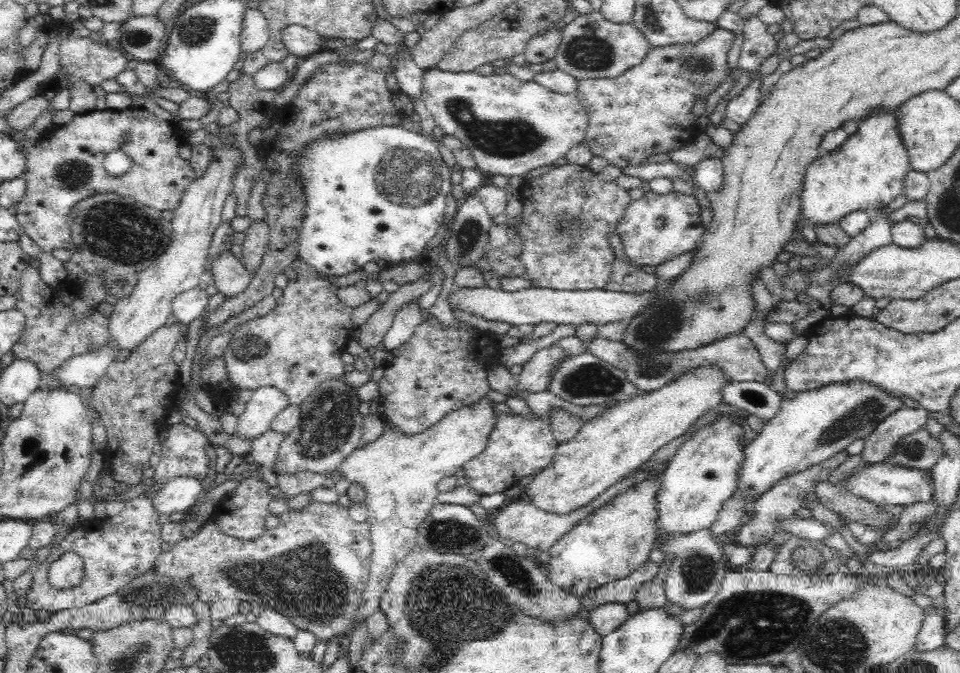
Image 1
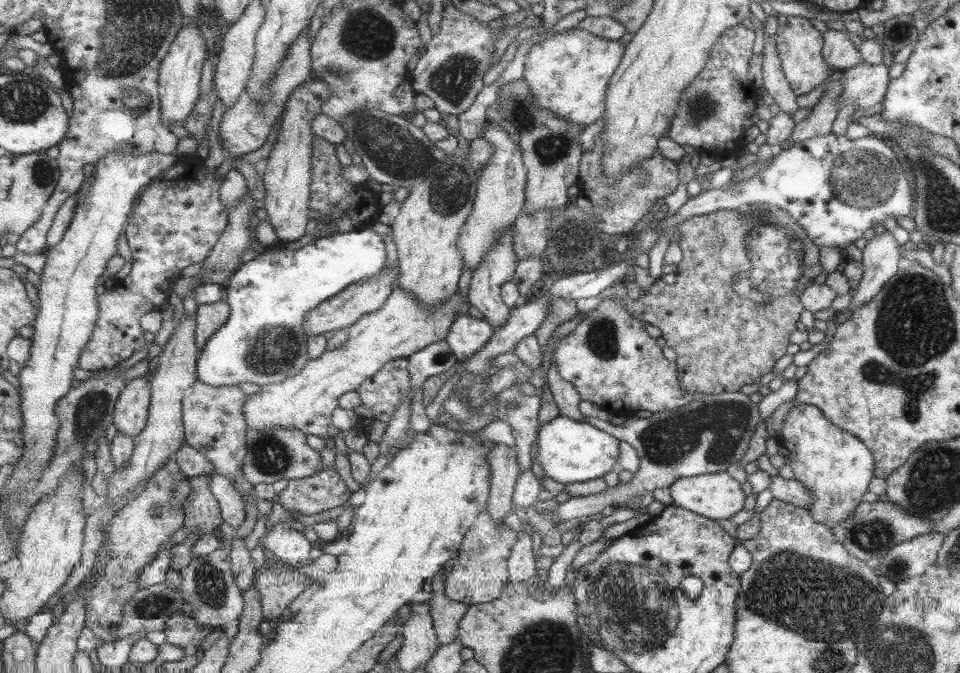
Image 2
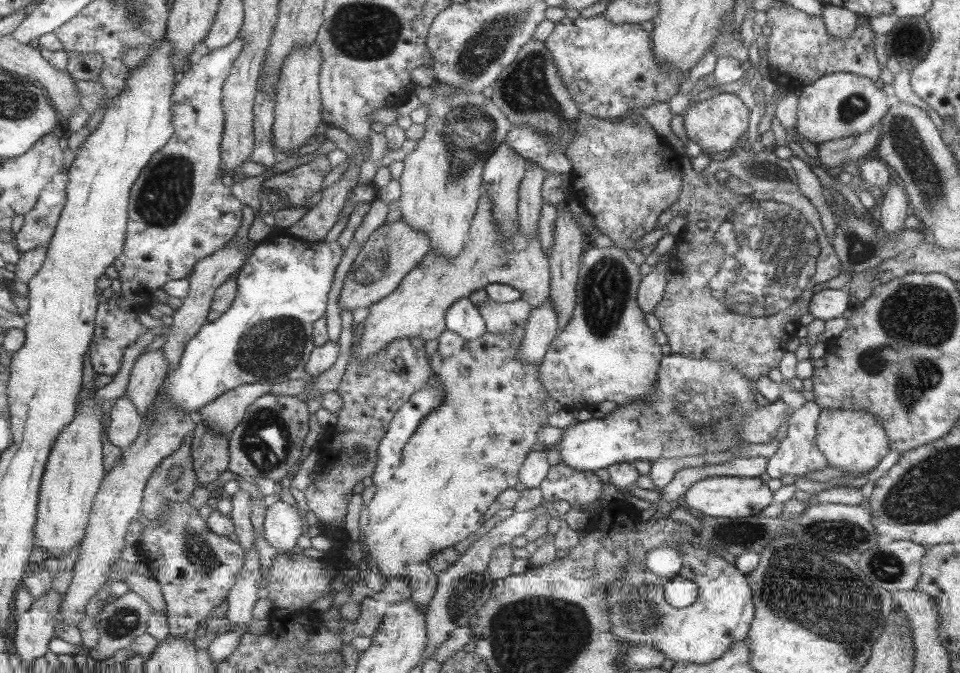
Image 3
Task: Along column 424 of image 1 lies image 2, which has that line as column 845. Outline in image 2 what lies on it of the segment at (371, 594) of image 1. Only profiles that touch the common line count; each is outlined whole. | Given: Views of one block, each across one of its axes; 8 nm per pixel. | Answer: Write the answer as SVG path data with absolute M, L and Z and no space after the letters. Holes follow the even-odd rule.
M798 403L783 422L778 442L789 452L786 460L793 472L793 479L803 483L812 494L812 500L805 509L812 514L814 520L830 528L838 520L850 515L849 512L860 503L861 495L867 491L867 483L874 476L875 460L872 452L856 436L828 421L813 405Z

